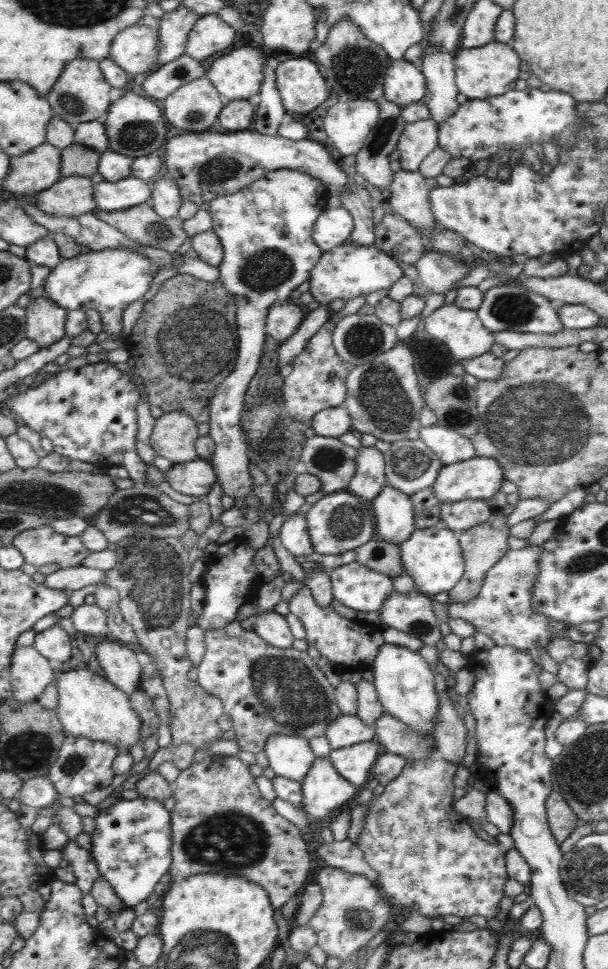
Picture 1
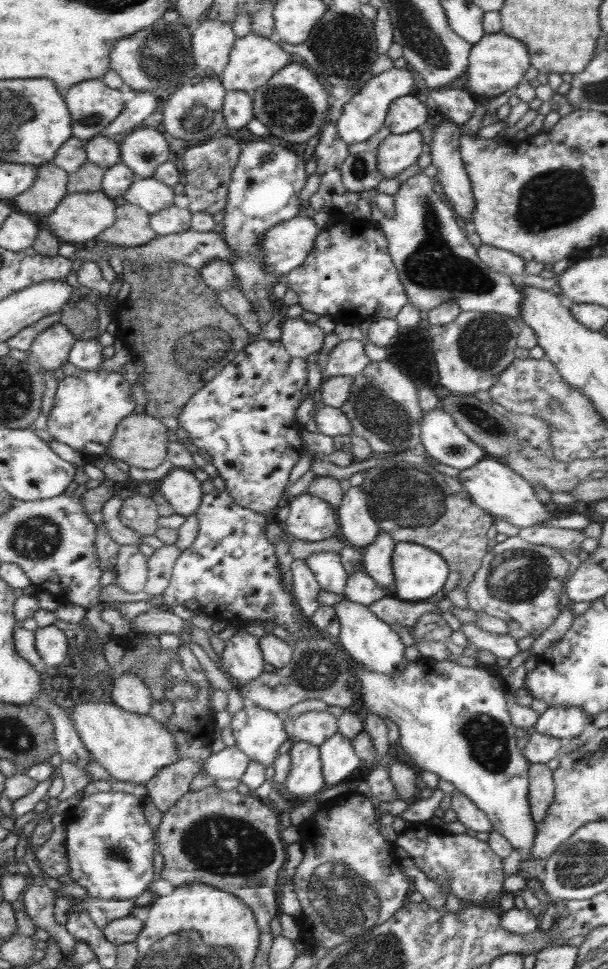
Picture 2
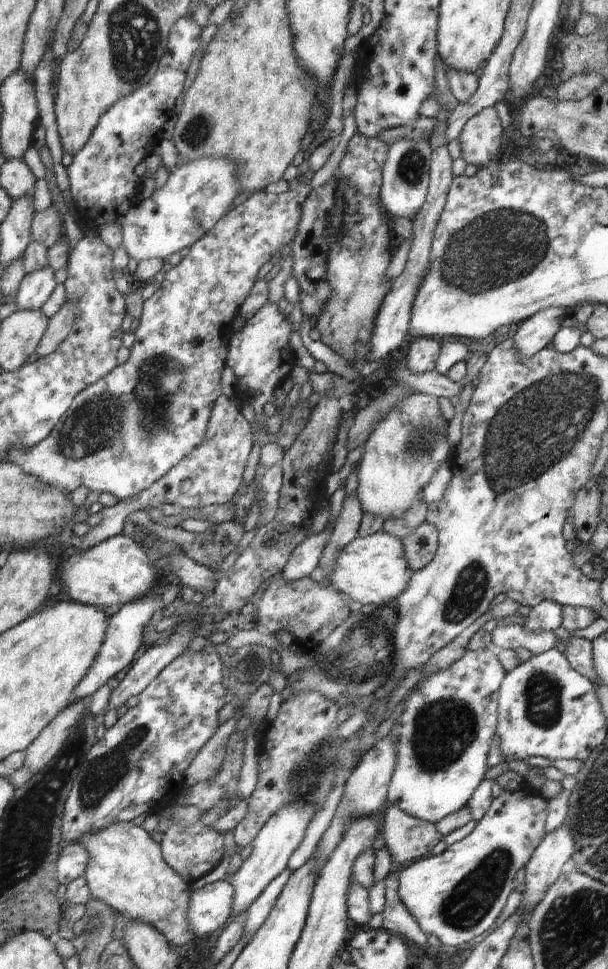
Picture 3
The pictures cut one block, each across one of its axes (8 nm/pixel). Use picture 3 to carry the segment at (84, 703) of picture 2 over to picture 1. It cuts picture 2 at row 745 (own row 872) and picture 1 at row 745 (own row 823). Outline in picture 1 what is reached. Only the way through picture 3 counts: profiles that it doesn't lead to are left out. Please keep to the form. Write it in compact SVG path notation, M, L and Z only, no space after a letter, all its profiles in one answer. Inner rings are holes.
M78 668L78 672L61 672L54 684L58 691L55 712L66 734L108 742L119 751L129 751L138 742L142 722L132 709L129 697L107 679L91 670Z

